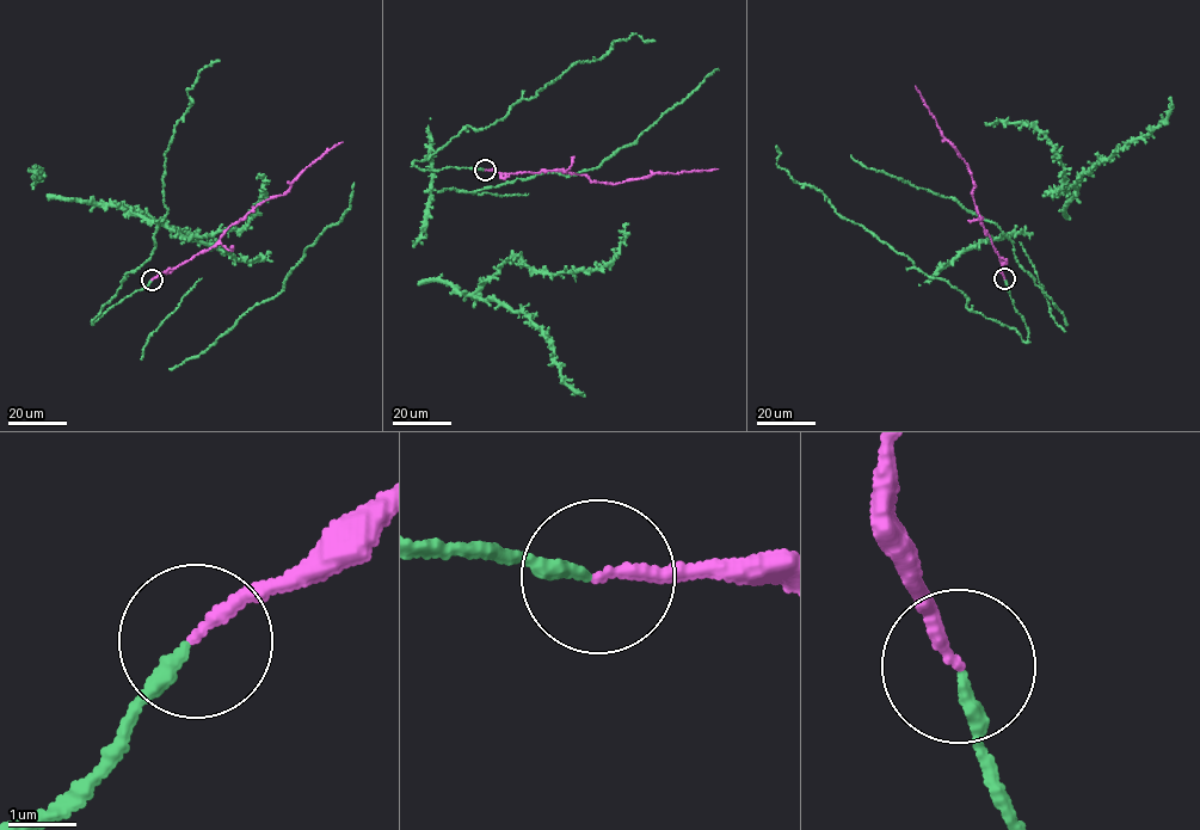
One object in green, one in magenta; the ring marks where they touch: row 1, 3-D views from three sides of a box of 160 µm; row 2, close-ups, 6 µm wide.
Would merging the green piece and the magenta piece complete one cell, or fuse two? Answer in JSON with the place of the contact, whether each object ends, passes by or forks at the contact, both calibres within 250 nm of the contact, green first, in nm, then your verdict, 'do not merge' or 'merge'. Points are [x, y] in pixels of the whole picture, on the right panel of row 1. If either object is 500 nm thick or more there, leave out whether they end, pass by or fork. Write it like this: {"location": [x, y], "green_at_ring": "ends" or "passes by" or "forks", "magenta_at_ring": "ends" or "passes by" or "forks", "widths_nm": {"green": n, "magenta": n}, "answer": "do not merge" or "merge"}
{"location": [1004, 278], "green_at_ring": "ends", "magenta_at_ring": "ends", "widths_nm": {"green": 240, "magenta": 190}, "answer": "merge"}

